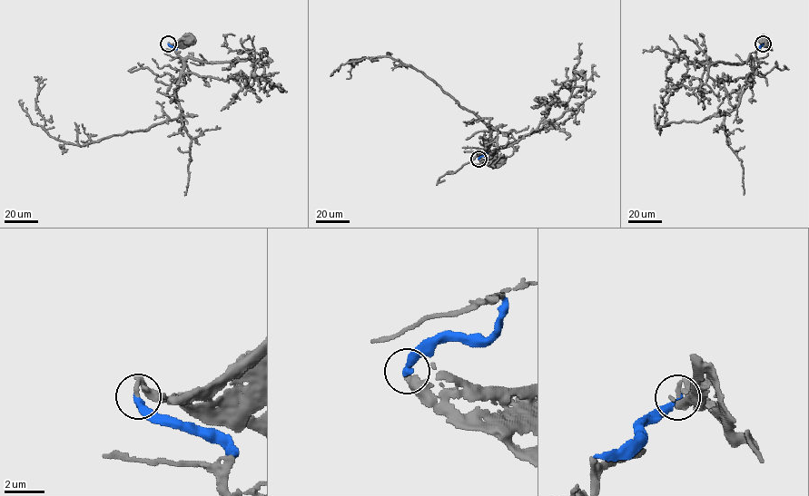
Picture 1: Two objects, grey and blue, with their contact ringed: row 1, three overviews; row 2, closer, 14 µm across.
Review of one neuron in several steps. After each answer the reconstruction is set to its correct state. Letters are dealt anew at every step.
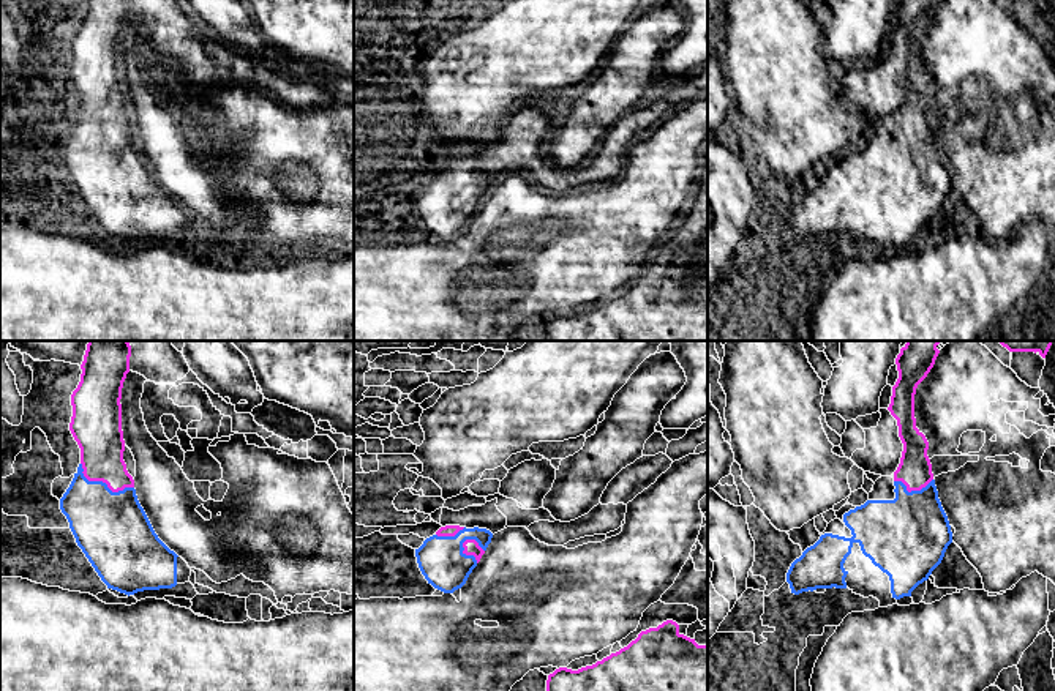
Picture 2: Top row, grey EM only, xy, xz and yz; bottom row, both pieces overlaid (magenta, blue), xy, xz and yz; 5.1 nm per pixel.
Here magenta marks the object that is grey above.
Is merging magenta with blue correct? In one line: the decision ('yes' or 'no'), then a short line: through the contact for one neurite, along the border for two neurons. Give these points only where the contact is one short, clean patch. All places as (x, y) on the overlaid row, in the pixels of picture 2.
yes

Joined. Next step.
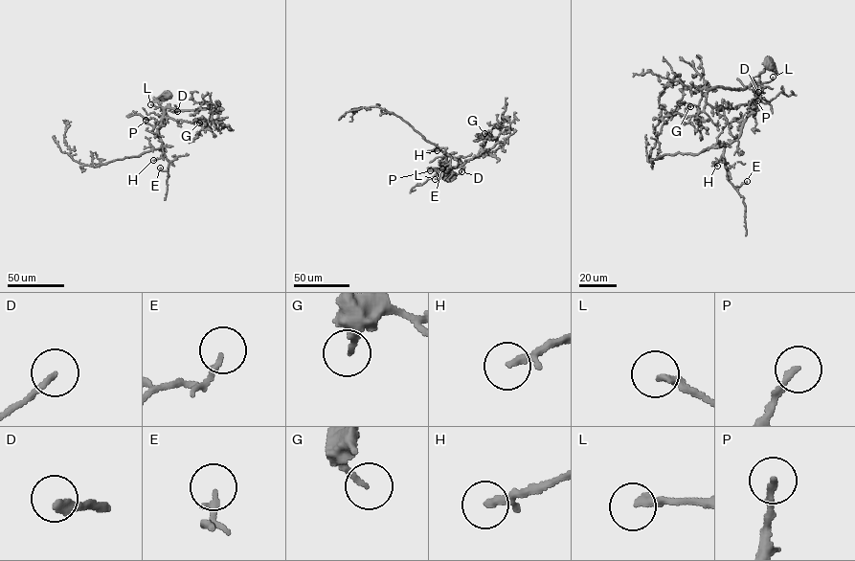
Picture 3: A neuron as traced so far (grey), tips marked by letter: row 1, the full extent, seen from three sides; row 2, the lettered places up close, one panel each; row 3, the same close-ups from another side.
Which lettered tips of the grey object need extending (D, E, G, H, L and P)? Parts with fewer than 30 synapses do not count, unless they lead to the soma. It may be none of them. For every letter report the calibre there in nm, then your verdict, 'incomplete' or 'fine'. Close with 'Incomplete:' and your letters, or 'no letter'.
D: 240 nm thick; fine
E: 180 nm thick; fine
G: 150 nm thick; fine
H: 240 nm thick; fine
L: 240 nm thick; fine
P: 200 nm thick; fine
Incomplete: no letter

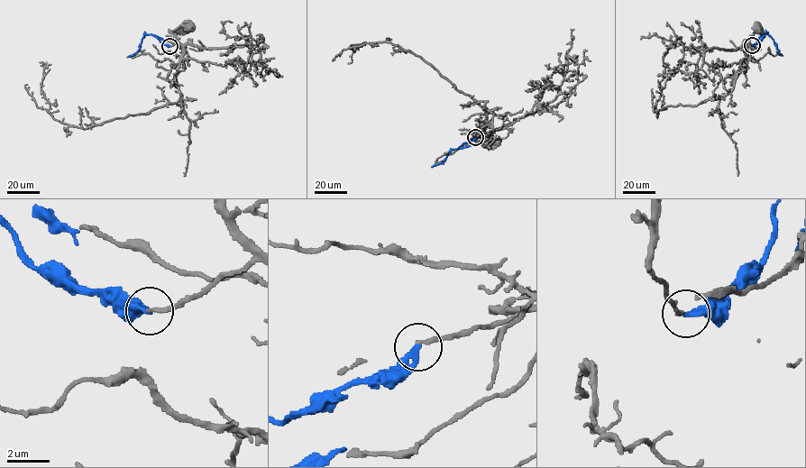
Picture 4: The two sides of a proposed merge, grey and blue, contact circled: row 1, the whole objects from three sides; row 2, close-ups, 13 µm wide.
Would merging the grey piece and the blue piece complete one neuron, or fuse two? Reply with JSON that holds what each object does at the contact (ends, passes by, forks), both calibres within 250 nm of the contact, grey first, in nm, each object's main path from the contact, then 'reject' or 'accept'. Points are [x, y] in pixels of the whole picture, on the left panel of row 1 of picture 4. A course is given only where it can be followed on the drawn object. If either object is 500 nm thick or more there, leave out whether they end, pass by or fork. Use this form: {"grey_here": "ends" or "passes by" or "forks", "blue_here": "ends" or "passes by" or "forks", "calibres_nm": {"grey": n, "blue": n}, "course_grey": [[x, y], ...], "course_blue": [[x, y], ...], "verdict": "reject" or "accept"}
{"grey_here": "ends", "blue_here": "ends", "calibres_nm": {"grey": 190, "blue": 280}, "course_grey": [[169, 46], [178, 41], [169, 30], [188, 27]], "course_blue": [[169, 46], [162, 44], [155, 36], [146, 34], [139, 50], [127, 57]], "verdict": "reject"}

